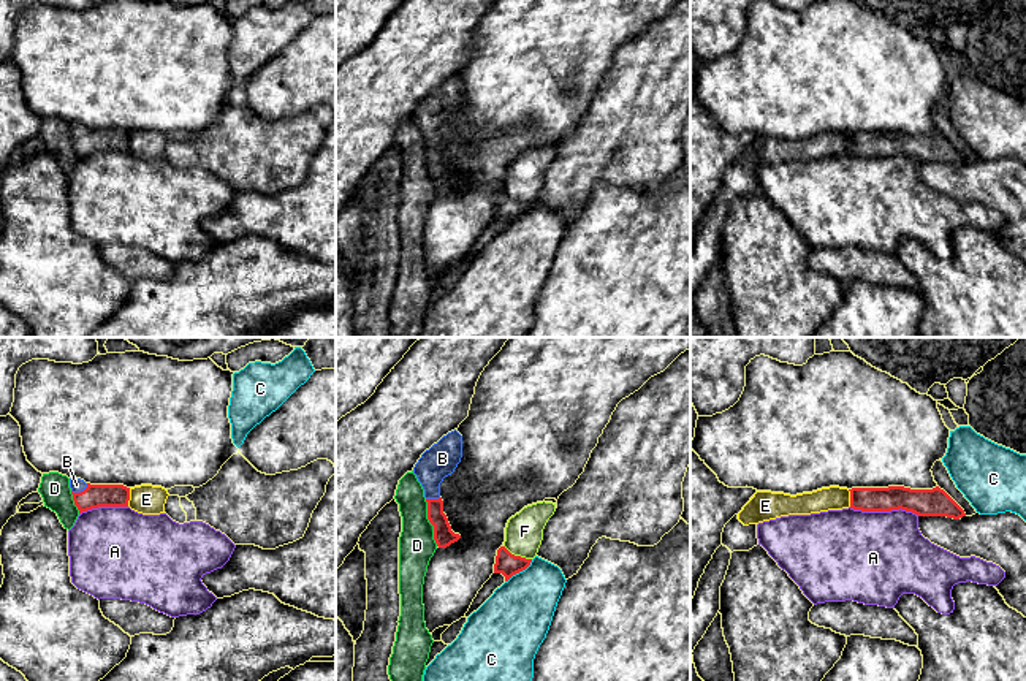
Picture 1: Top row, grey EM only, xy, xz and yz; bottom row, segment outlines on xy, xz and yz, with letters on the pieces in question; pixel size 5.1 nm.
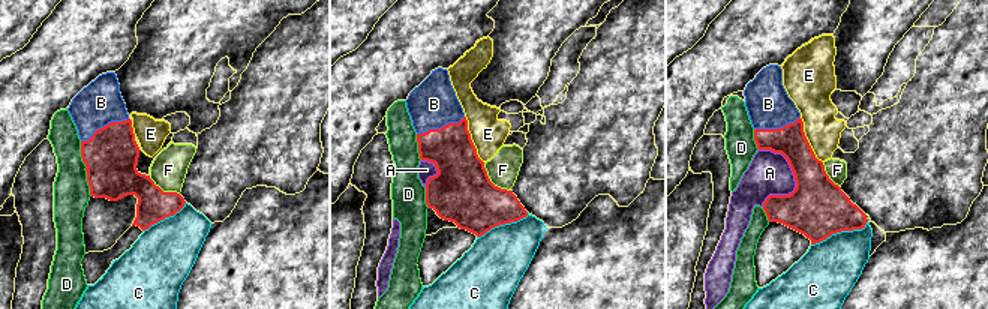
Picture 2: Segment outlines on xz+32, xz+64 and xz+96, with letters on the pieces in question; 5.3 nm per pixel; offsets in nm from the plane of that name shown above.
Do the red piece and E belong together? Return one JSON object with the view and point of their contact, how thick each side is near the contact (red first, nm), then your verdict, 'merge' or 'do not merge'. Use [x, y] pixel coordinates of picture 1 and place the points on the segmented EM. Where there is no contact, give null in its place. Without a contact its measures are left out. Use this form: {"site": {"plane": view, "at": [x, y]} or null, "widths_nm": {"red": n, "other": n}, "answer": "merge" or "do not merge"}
{"site": {"plane": "xy", "at": [129, 498]}, "widths_nm": {"red": 120, "other": 150}, "answer": "do not merge"}

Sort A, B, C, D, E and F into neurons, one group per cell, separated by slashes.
A / B / C / D / E F

